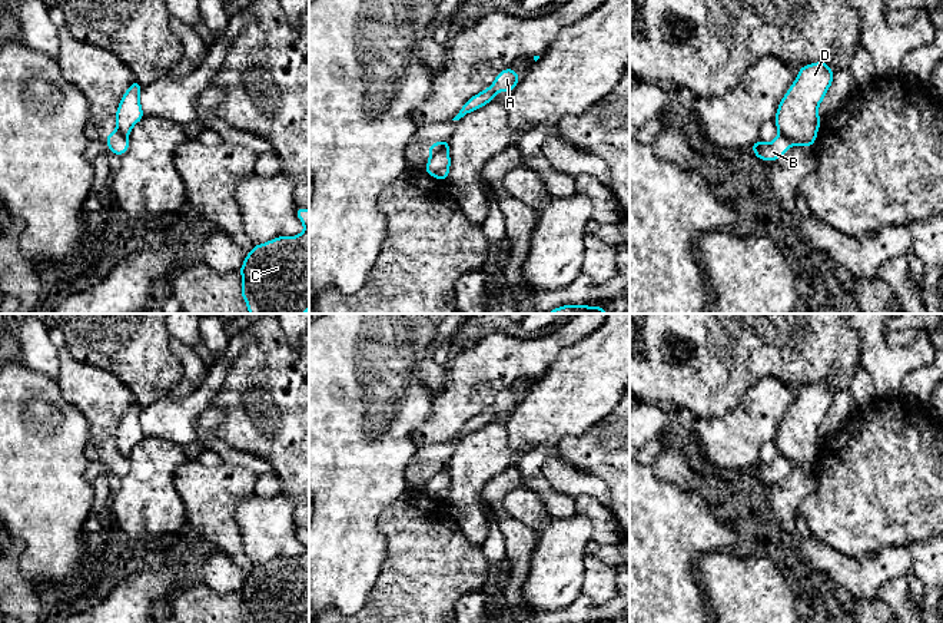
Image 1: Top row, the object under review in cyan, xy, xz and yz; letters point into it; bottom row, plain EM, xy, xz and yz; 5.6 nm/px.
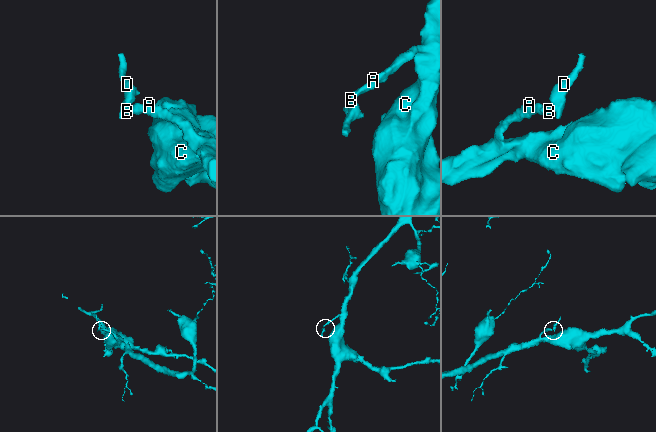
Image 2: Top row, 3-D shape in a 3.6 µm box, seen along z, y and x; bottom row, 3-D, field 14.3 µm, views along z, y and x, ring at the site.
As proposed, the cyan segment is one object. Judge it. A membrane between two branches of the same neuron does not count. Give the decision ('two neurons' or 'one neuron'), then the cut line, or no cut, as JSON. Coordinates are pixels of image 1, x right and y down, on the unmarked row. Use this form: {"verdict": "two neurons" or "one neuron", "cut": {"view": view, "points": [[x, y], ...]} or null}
{"verdict": "two neurons", "cut": {"view": "xz", "points": [[448, 467], [430, 474]]}}

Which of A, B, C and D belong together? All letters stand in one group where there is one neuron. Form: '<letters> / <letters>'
A B C / D

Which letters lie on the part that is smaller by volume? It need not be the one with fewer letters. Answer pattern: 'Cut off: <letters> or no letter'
Cut off: D

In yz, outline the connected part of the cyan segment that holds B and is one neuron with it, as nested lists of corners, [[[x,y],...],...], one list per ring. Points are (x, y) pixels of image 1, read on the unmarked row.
[[[778,454],[773,463],[763,464],[758,460],[751,465],[751,470],[760,481],[774,483],[791,470],[791,461]]]

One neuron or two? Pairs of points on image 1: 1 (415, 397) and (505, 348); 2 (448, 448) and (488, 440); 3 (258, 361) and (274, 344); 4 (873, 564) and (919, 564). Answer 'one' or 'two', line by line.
1: two
2: two
3: one
4: one

